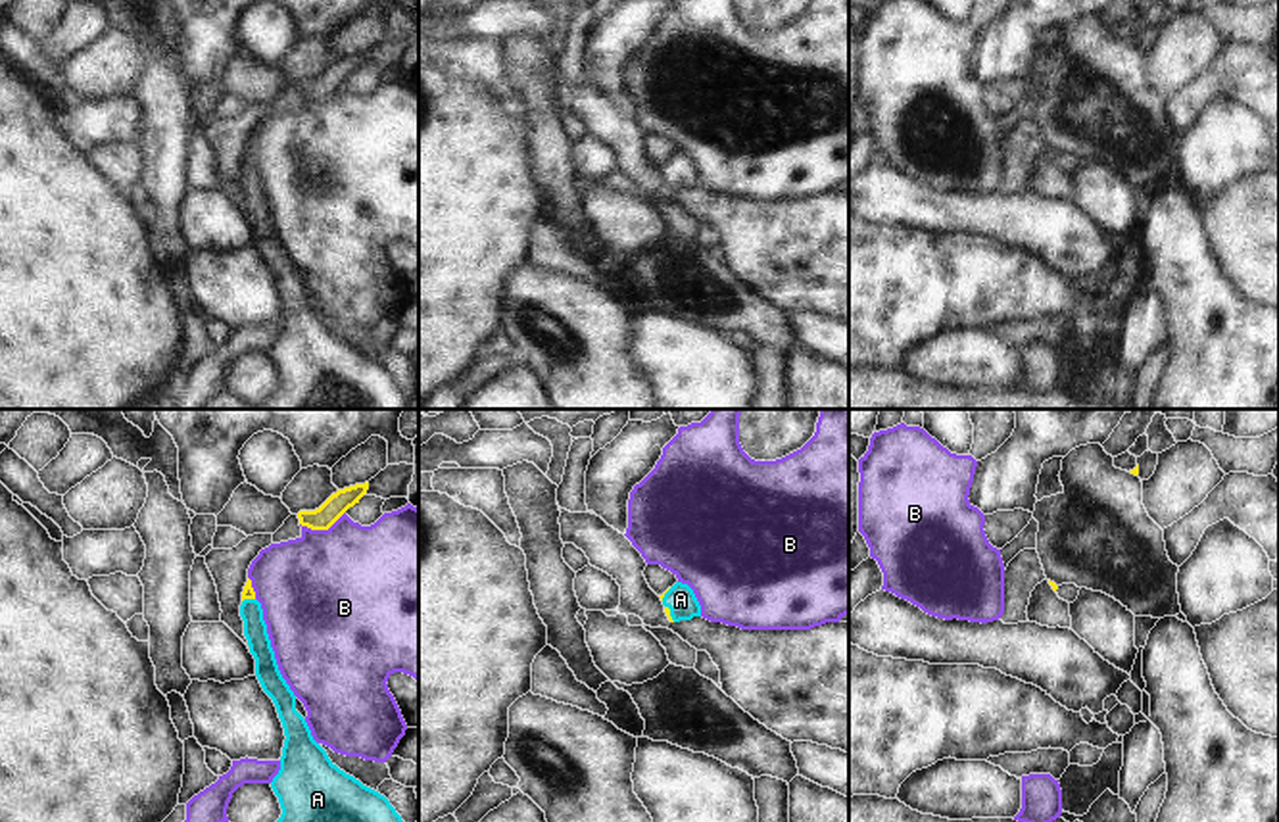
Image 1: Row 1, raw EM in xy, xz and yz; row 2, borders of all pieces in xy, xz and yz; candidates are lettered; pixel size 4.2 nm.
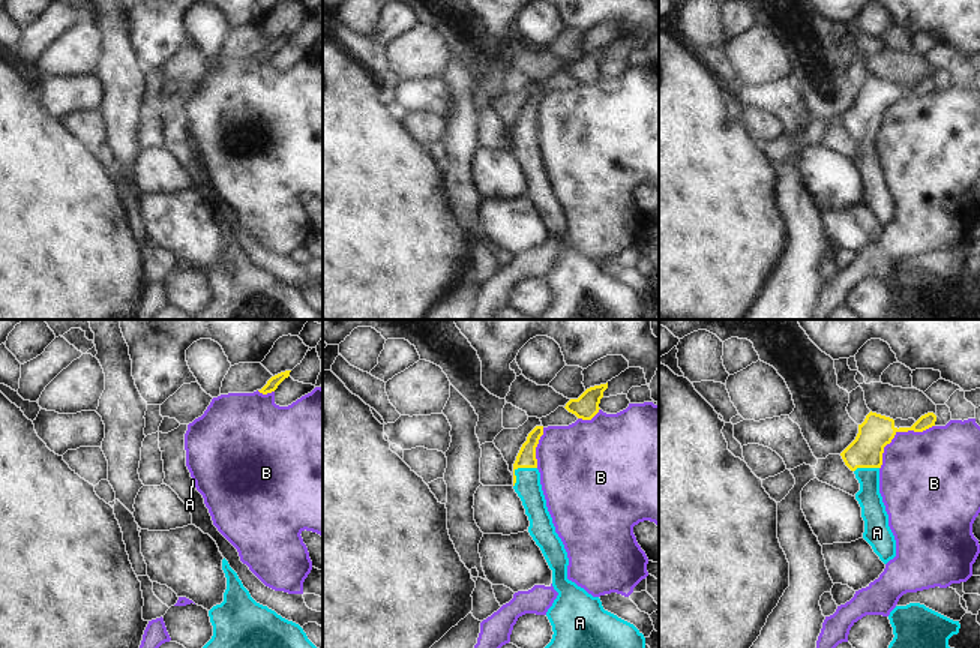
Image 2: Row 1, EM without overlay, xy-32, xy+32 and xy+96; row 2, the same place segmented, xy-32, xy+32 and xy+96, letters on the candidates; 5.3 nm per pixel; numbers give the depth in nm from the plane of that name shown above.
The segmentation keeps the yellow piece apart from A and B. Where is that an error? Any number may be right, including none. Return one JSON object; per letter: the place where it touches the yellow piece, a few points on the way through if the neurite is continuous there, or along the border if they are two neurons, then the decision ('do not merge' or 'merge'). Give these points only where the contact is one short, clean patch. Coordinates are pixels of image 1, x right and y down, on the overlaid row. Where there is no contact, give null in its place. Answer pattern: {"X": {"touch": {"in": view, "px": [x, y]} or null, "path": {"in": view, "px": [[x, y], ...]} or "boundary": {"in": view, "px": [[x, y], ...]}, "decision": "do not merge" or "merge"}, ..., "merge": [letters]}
{"A": {"touch": {"in": "xz", "px": [669, 613]}, "path": {"in": "xz", "px": [[667, 609], [669, 613], [680, 600]]}, "decision": "merge"}, "B": {"touch": {"in": "xy", "px": [321, 529]}, "decision": "do not merge"}, "merge": ["A"]}

